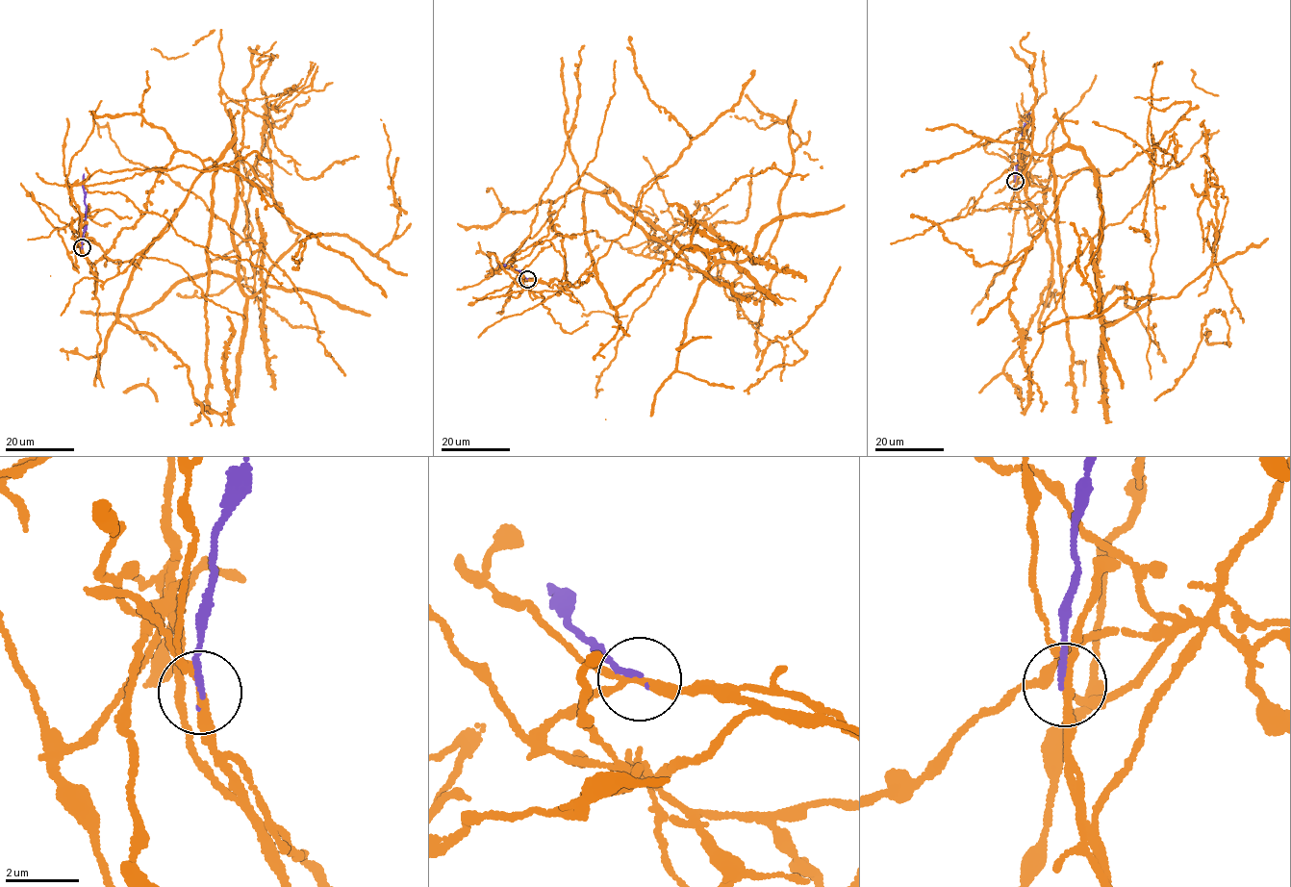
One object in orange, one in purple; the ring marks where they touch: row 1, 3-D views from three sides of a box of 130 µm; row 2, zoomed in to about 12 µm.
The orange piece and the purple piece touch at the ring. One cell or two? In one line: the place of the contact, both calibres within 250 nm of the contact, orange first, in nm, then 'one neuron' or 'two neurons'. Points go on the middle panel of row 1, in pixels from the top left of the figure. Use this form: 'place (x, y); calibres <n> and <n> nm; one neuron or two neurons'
place (527, 279); calibres 180 and 180 nm; two neurons

